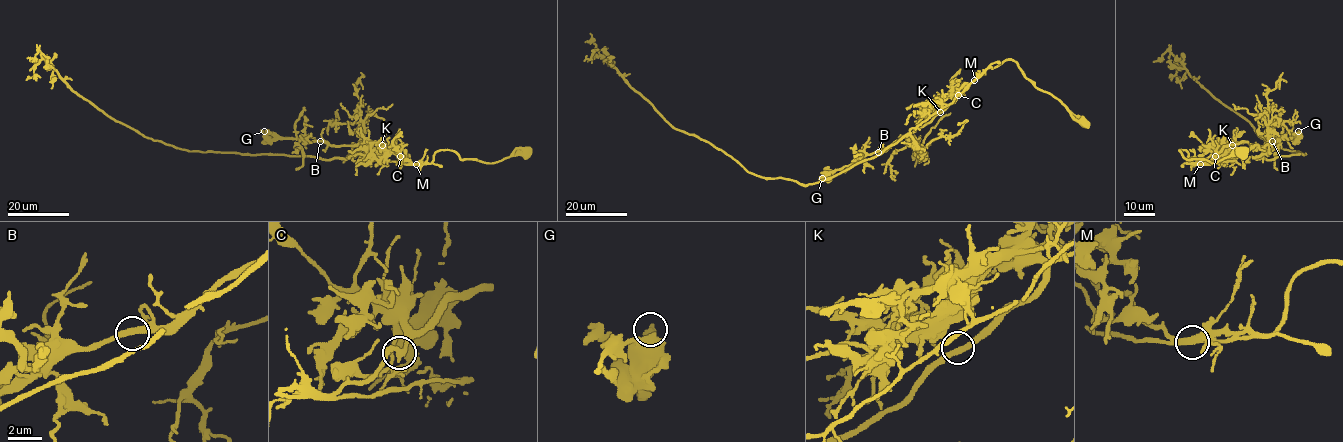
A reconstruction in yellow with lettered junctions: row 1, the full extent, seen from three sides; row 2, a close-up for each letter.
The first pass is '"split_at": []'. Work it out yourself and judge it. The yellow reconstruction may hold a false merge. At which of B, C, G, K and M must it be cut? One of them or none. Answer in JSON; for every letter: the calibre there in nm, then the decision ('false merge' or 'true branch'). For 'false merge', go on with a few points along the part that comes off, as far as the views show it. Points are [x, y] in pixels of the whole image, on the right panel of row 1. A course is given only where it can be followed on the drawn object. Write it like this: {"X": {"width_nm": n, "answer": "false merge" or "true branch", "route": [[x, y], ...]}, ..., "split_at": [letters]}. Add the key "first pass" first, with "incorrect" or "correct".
{"first pass": "incorrect", "B": {"width_nm": 360, "answer": "true branch"}, "C": {"width_nm": 320, "answer": "true branch"}, "G": {"width_nm": 380, "answer": "true branch"}, "K": {"width_nm": 360, "answer": "true branch"}, "M": {"width_nm": 340, "answer": "false merge", "route": [[1200, 165], [1305, 154], [1262, 138], [1169, 51], [1153, 62]]}, "split_at": ["M"]}

